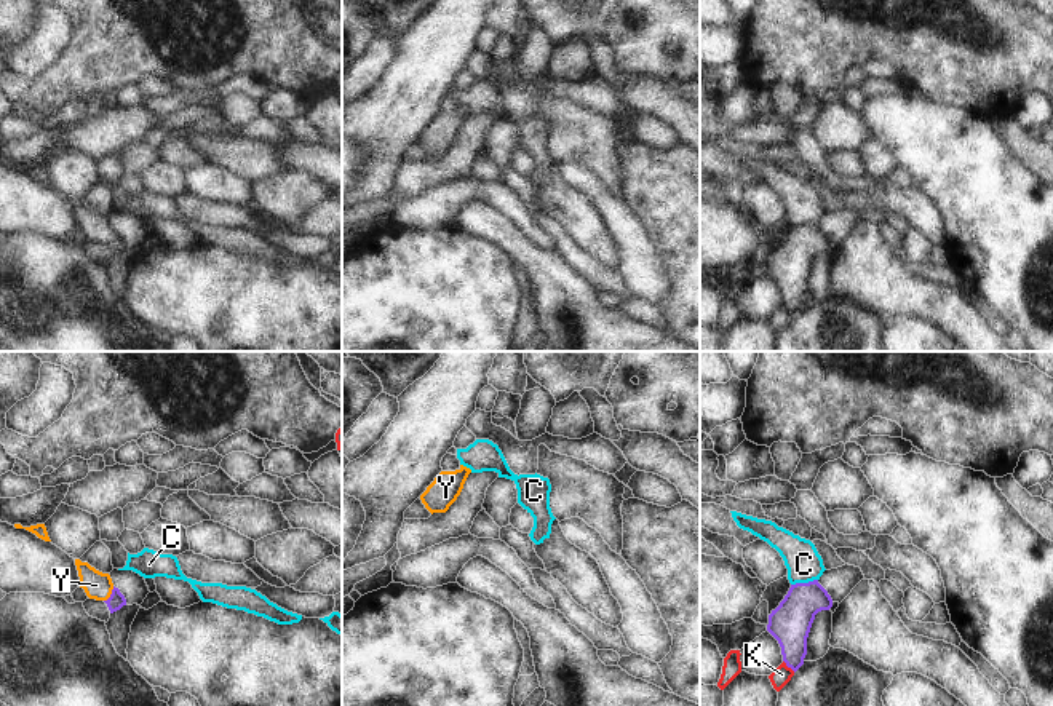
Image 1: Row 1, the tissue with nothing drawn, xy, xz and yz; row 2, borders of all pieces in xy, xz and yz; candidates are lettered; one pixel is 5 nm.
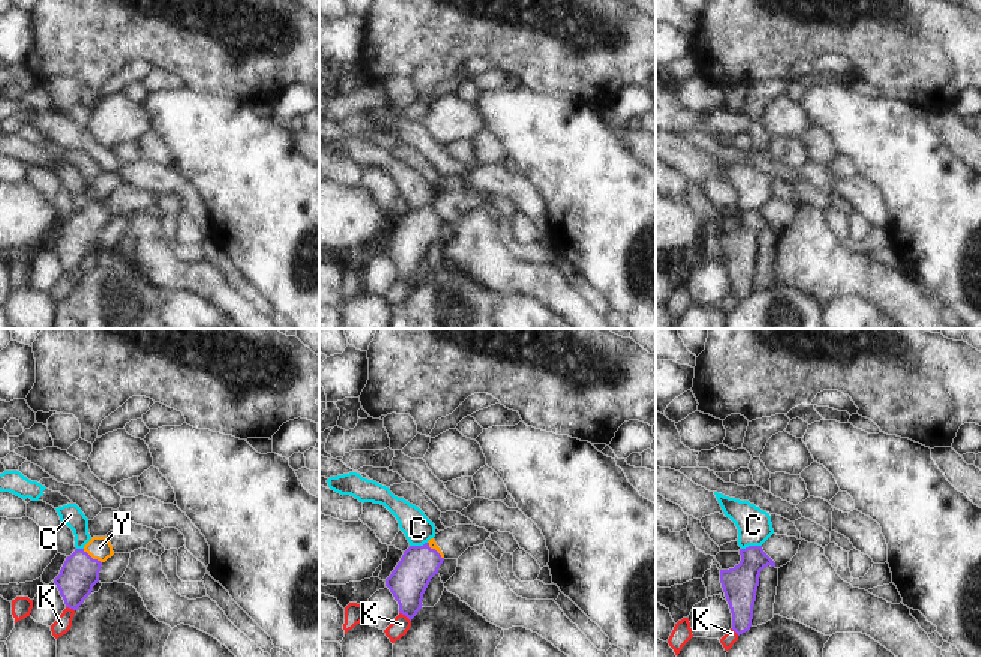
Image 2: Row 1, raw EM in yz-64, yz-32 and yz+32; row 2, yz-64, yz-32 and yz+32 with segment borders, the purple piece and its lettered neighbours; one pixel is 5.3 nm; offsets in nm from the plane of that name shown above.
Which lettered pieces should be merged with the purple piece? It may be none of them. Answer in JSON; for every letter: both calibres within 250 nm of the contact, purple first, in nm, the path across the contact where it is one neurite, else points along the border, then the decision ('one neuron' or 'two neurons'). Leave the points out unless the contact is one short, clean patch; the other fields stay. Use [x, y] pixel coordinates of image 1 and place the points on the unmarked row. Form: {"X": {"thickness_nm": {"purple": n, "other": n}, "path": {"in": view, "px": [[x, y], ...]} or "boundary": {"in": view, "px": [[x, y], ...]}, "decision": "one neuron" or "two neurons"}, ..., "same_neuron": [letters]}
{"C": {"thickness_nm": {"purple": 220, "other": 180}, "boundary": {"in": "yz", "px": [[817, 221], [791, 227]]}, "decision": "two neurons"}, "K": {"thickness_nm": {"purple": 220, "other": 90}, "decision": "two neurons"}, "Y": {"thickness_nm": {"purple": 80, "other": 140}, "path": {"in": "xy", "px": [[117, 241], [111, 237], [96, 227]]}, "decision": "one neuron"}, "same_neuron": ["Y"]}

